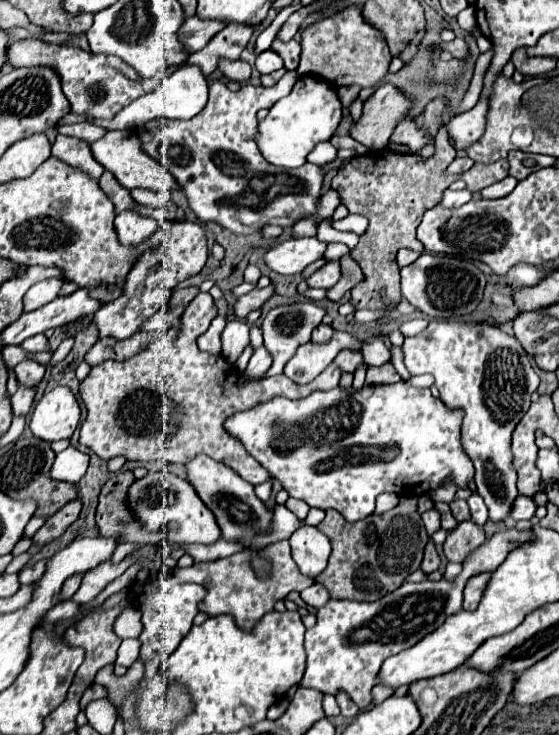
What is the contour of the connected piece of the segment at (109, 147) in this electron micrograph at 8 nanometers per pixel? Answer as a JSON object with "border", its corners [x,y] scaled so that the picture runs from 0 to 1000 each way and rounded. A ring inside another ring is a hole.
{"border":[[[195,178],[195,181],[188,181],[181,189],[163,195],[163,205],[166,205],[166,214],[188,230],[195,230],[209,241],[209,246],[231,260],[238,260],[242,254],[267,257],[267,260],[313,260],[313,257],[320,257],[320,249],[313,246],[313,241],[295,227],[288,227],[274,214],[256,208],[245,184],[238,184],[231,178]]]}

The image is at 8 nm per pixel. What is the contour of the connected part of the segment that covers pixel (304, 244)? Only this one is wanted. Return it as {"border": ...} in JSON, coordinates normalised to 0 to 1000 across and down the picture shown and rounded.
{"border":[[[521,322],[521,325],[510,325],[496,333],[488,333],[474,347],[470,347],[470,355],[474,361],[499,371],[499,374],[531,374],[538,371],[549,361],[556,361],[560,355],[574,352],[578,350],[578,341],[581,341],[585,331],[574,331],[567,322]]]}

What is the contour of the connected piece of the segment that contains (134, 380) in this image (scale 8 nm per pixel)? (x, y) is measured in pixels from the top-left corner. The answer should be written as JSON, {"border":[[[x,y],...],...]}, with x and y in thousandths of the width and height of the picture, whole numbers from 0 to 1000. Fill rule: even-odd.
{"border":[[[356,399],[324,429],[313,464],[277,461],[267,472],[224,491],[191,491],[166,499],[156,516],[141,524],[141,537],[156,554],[156,570],[145,578],[141,603],[188,627],[220,619],[227,627],[335,630],[349,619],[367,616],[413,635],[449,660],[481,654],[481,644],[442,619],[431,603],[403,589],[403,570],[499,537],[538,543],[567,529],[596,529],[606,524],[614,505],[592,494],[549,524],[531,524],[506,507],[470,518],[424,524],[428,505],[420,497],[395,483],[374,483],[352,472],[352,459],[370,450],[385,429],[388,418],[381,404],[374,399]]]}

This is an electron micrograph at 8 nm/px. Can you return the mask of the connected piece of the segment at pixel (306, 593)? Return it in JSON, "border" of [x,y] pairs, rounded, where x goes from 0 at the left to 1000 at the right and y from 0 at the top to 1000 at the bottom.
{"border":[[[560,793],[556,799],[549,799],[549,801],[538,804],[538,815],[542,815],[549,823],[574,826],[574,823],[589,815],[589,807],[581,804],[581,799],[578,799],[574,793]]]}

